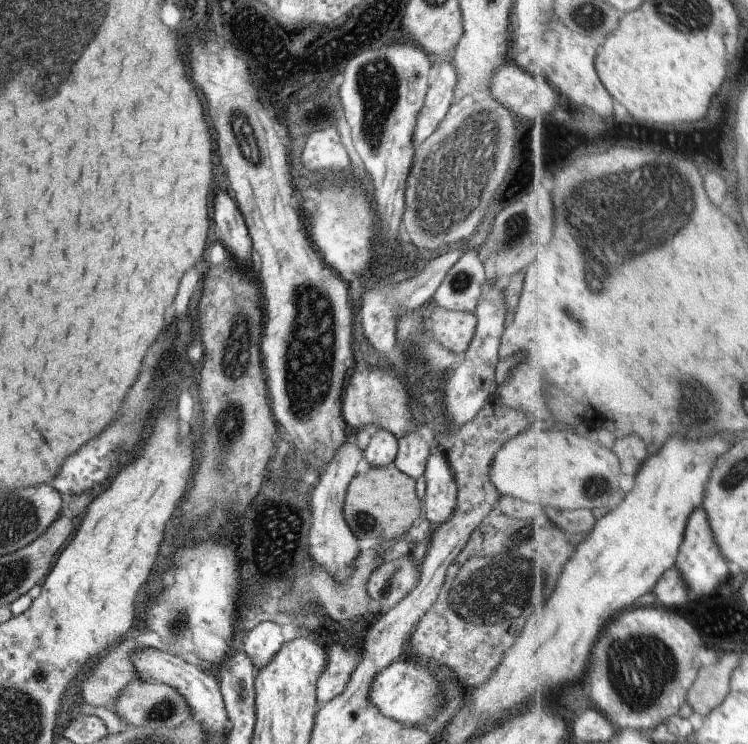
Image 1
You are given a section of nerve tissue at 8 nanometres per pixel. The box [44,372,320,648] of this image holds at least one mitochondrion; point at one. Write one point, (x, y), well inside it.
(226, 431)

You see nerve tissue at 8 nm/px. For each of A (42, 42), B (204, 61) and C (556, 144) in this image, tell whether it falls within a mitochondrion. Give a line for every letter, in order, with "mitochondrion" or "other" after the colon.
A: mitochondrion
B: mitochondrion
C: mitochondrion

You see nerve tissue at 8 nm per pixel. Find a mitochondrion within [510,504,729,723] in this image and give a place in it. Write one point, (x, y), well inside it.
(641, 666)

